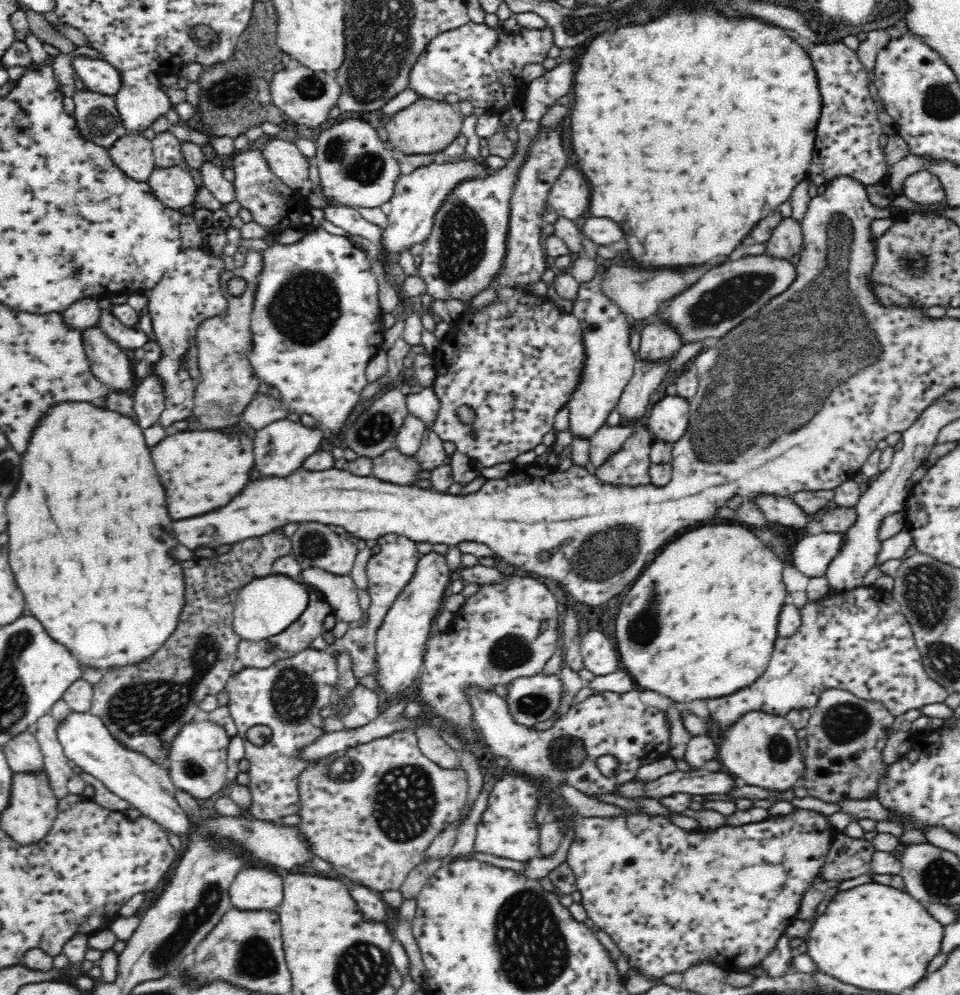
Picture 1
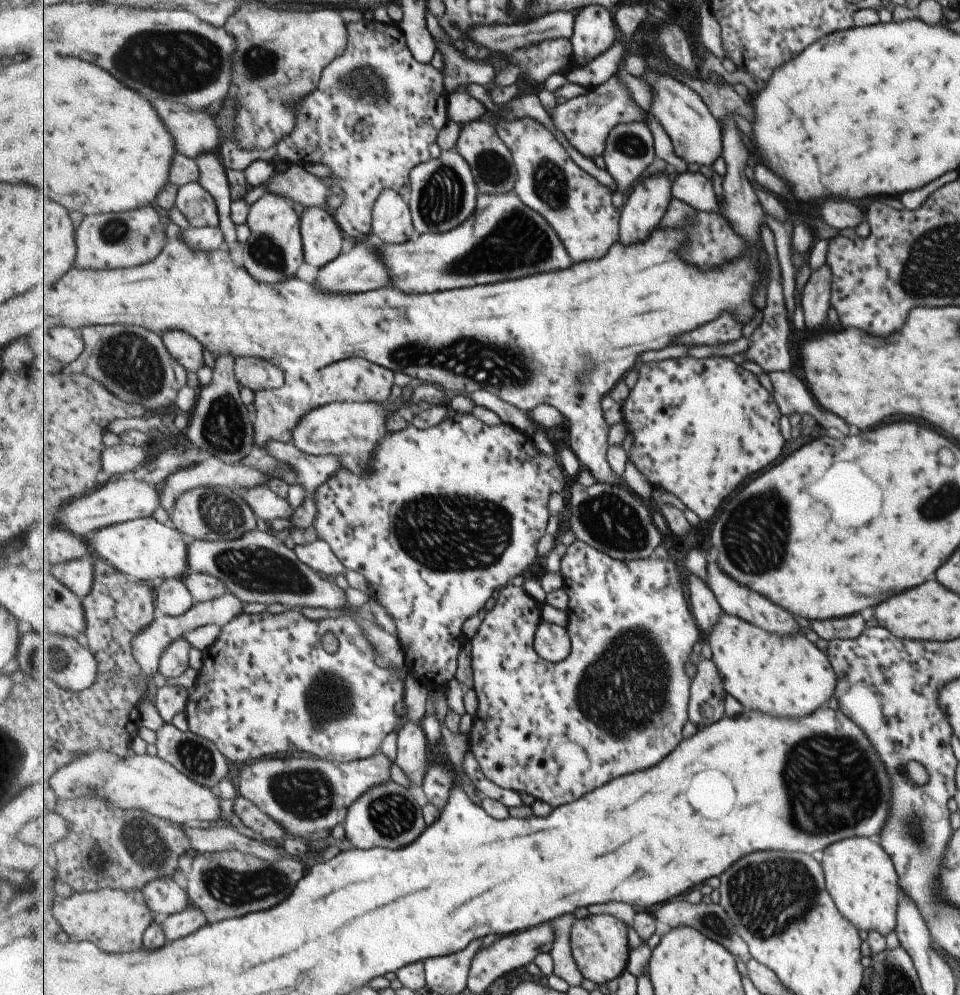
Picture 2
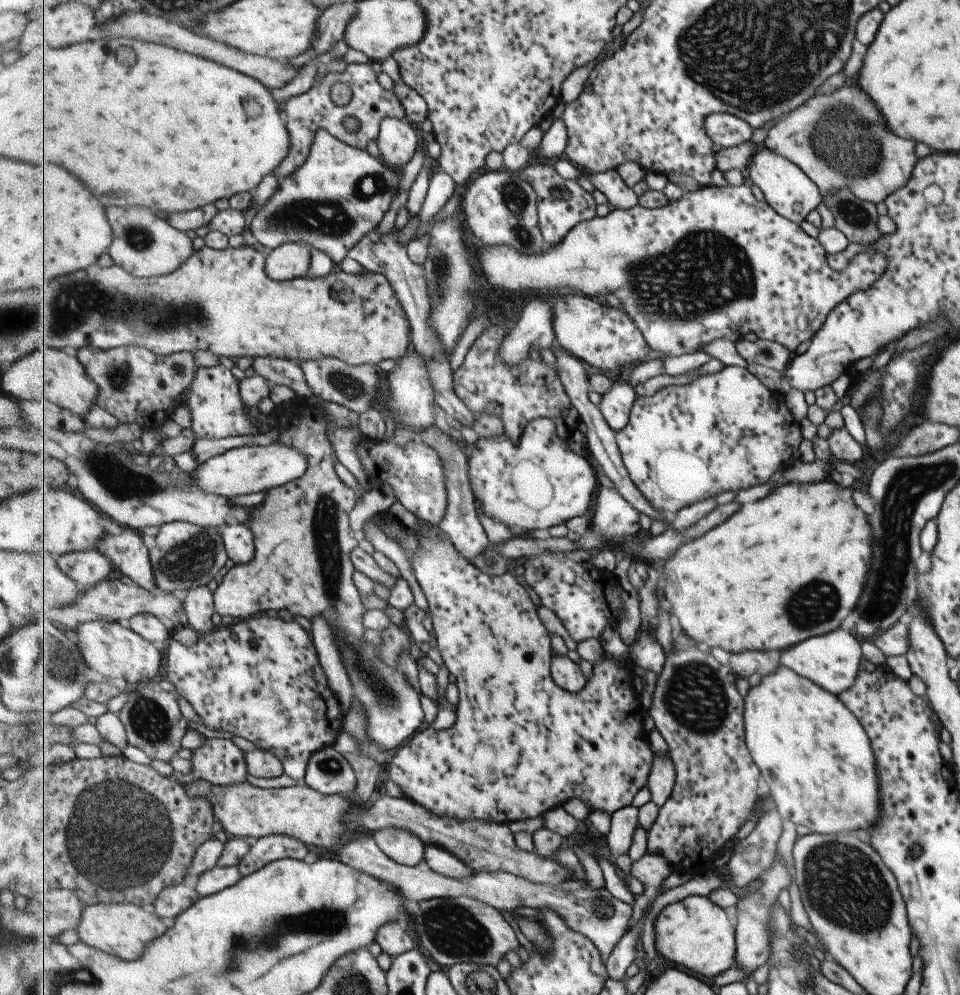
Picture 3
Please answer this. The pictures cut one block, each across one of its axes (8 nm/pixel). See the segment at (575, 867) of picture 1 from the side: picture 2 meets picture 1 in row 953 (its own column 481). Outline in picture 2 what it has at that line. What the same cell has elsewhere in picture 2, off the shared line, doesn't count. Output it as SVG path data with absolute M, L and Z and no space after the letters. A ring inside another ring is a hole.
M573 541L562 557L562 573L571 600L568 631L572 636L572 651L567 659L553 663L541 658L536 651L536 629L540 626L541 603L531 598L522 587L507 585L502 588L498 599L489 606L489 611L482 620L478 631L471 639L471 667L473 670L473 687L480 703L477 716L473 717L472 728L468 734L469 750L479 760L485 776L504 789L527 792L537 801L547 802L553 808L579 800L587 792L615 780L620 776L649 770L665 760L684 740L684 728L690 720L689 703L691 700L691 678L685 674L685 664L691 658L691 652L697 651L697 640L701 636L694 614L691 614L689 600L683 586L683 576L677 564L671 558L659 558L656 554L646 559L636 558L633 561L622 561L593 548L589 543Z

